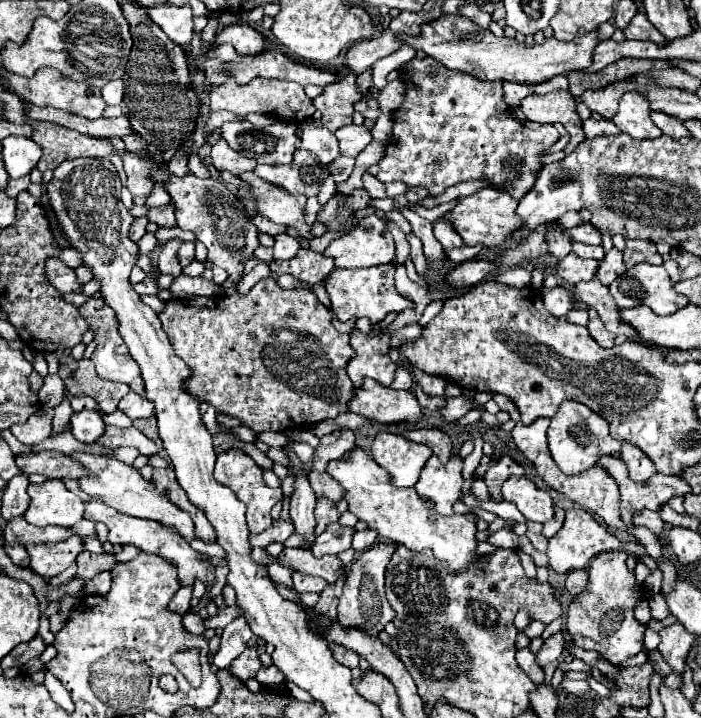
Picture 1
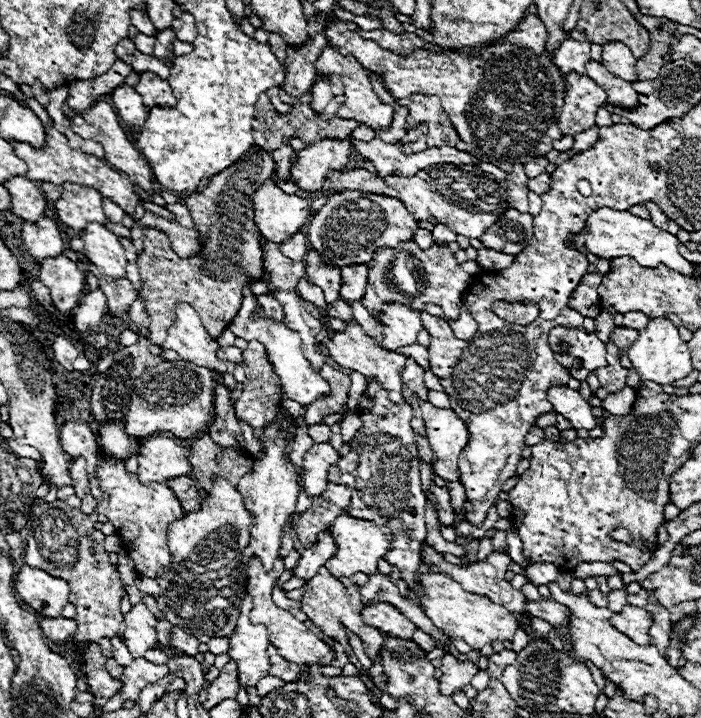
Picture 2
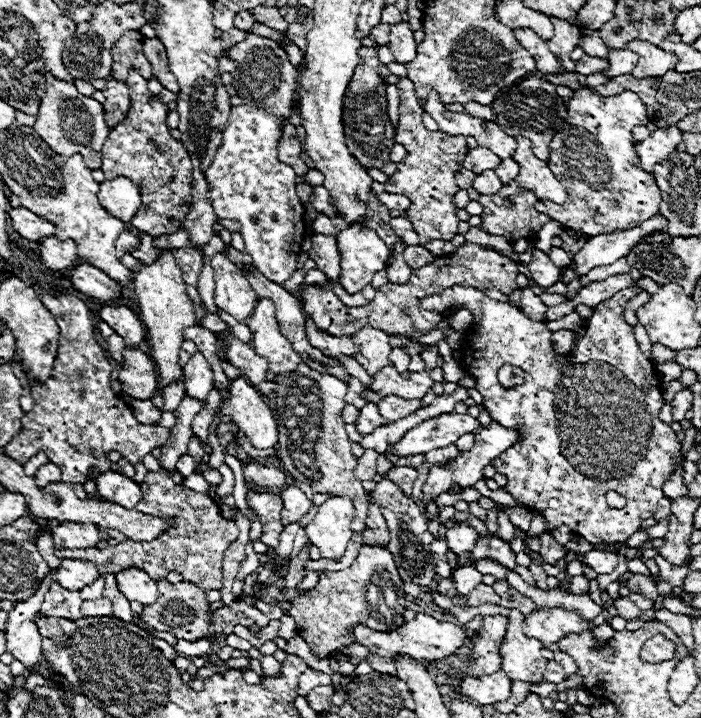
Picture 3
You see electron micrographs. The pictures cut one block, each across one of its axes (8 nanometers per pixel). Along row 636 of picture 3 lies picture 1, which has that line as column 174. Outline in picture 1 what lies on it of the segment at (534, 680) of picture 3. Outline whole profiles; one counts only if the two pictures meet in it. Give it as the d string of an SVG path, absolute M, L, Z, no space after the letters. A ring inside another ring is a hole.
M72 454L72 458L76 462L80 462L84 468L90 470L88 476L80 478L80 488L88 494L88 496L98 496L102 498L108 506L112 506L114 510L122 512L122 514L130 514L130 516L138 516L138 518L148 518L154 522L160 522L162 526L174 528L182 538L186 538L188 542L196 538L194 534L194 522L190 518L190 514L186 514L184 510L180 510L178 506L174 506L164 494L160 494L156 490L156 486L152 482L146 482L140 472L120 460L108 458L108 456L94 456L94 454Z

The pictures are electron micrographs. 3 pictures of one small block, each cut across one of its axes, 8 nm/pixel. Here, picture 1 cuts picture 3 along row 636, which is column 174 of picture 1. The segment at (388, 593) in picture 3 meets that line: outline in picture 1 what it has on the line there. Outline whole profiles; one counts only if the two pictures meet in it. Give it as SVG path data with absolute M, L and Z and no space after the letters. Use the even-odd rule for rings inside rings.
M300 248L296 258L274 260L270 269L272 276L260 280L246 296L234 294L166 302L160 314L162 328L174 352L182 354L182 360L192 370L192 378L186 384L188 392L210 402L218 412L238 418L242 426L252 428L256 434L266 430L288 432L322 420L334 420L338 414L348 412L348 402L354 394L354 386L346 374L346 364L354 358L348 334L340 334L332 326L330 310L320 304L314 292L288 292L274 280L279 275L292 274L309 285L321 283L334 270L334 260L310 248Z

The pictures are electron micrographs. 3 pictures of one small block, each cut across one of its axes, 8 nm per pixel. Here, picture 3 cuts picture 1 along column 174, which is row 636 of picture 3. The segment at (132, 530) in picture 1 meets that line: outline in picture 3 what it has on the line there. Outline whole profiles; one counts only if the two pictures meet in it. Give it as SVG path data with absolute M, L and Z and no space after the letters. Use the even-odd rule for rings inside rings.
M564 608L534 610L524 618L524 622L526 622L526 634L538 638L546 648L550 644L556 644L560 638L568 634L580 634L584 630L590 630L588 620Z

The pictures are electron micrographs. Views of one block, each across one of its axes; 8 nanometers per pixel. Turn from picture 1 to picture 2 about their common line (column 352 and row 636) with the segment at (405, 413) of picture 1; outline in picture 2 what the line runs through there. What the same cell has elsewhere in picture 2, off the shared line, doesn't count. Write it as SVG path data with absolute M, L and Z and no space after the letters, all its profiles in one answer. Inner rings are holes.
M386 602L366 604L362 610L362 616L368 626L374 626L390 636L412 640L412 634L416 630L416 626L398 608L386 604Z

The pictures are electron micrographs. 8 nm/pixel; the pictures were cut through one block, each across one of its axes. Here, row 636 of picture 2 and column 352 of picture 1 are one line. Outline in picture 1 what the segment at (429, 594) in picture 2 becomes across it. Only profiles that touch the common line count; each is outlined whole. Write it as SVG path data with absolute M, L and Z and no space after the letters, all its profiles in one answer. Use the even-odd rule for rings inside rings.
M354 448L344 458L328 464L328 474L346 490L348 510L360 520L368 522L372 530L380 536L406 546L412 552L432 550L438 560L444 560L452 572L468 570L482 556L476 552L476 514L452 514L452 516L434 516L426 502L418 498L412 488L398 488L390 482L390 474L382 470L364 450Z

